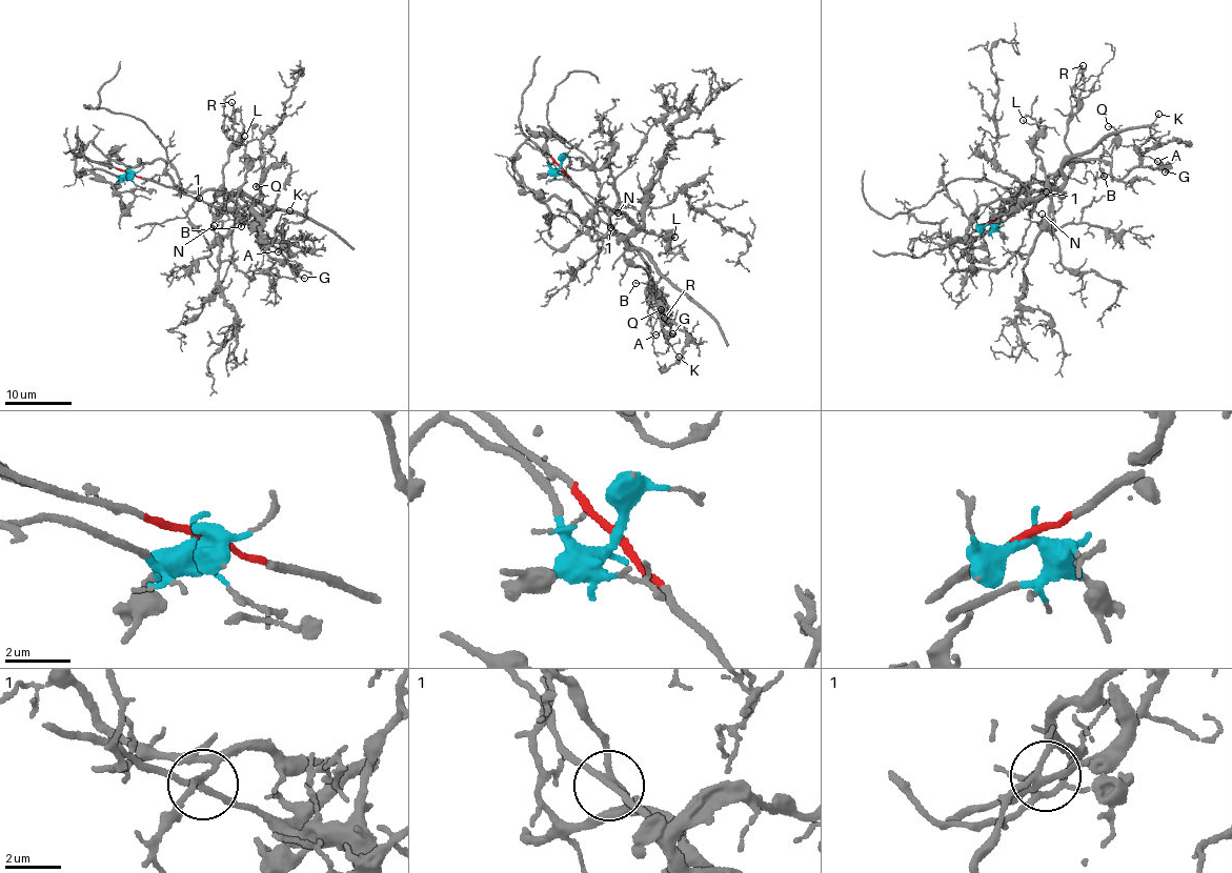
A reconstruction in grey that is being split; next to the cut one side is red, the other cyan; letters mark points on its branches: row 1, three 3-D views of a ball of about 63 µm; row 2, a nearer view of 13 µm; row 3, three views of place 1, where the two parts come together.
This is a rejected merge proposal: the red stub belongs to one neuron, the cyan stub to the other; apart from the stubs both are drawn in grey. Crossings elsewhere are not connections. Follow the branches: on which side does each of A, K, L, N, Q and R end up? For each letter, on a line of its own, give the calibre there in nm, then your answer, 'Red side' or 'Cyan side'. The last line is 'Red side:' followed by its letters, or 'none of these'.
A: Thickness 130 nm. Cyan side
K: Thickness 110 nm. Cyan side
L: Thickness 140 nm. Red side
N: Thickness 100 nm. Red side
Q: Thickness 110 nm. Cyan side
R: Thickness 130 nm. Red side
Red side: L, N, R

